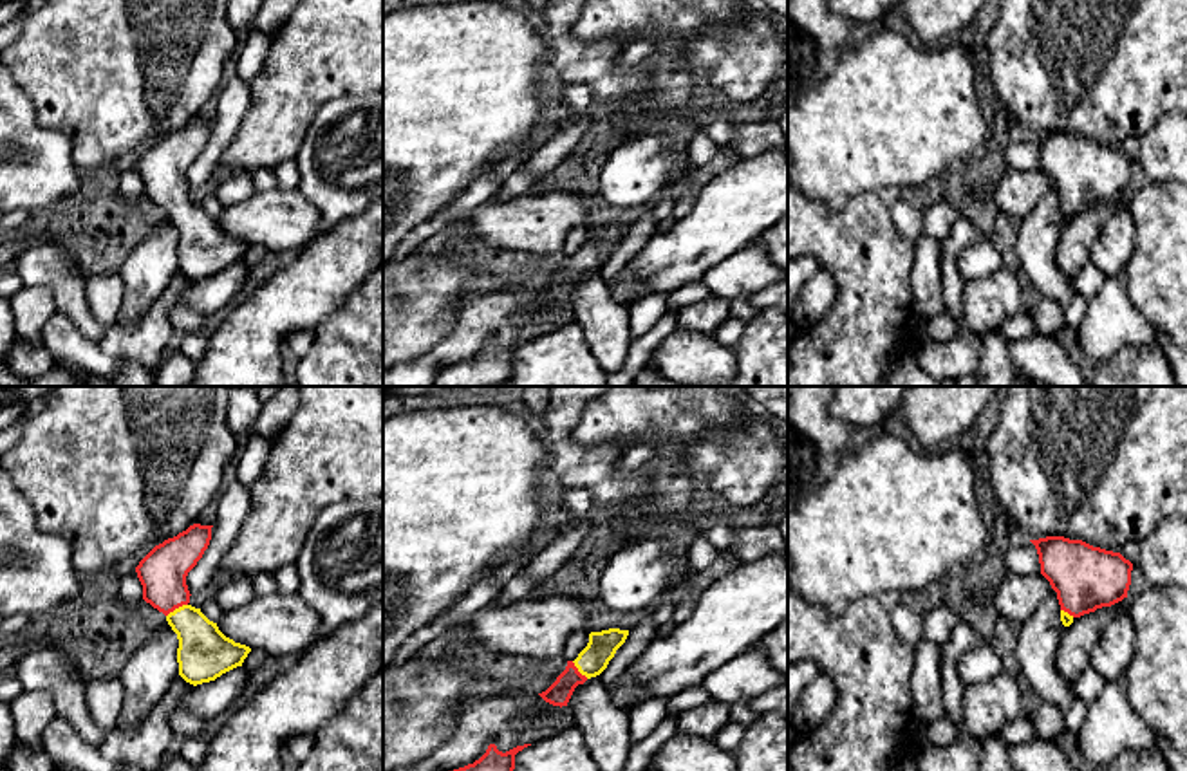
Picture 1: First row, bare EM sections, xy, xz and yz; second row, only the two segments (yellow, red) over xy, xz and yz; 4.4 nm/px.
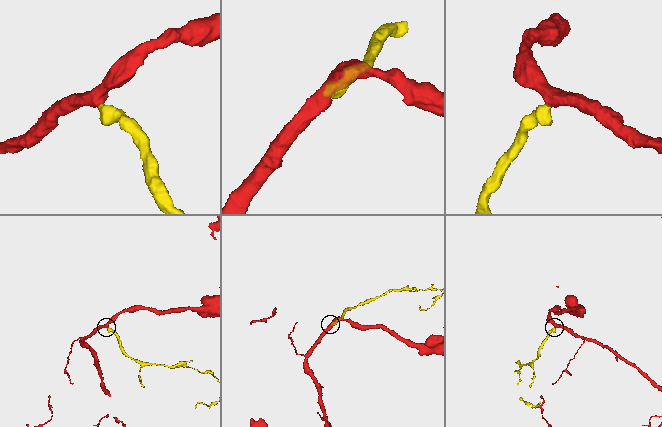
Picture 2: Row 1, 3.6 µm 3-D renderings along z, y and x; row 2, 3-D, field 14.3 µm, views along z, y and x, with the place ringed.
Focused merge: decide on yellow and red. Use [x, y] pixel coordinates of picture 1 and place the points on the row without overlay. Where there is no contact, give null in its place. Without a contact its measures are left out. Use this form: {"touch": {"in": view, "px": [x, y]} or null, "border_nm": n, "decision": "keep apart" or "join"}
{"touch": {"in": "xy", "px": [176, 204]}, "border_nm": 110, "decision": "join"}

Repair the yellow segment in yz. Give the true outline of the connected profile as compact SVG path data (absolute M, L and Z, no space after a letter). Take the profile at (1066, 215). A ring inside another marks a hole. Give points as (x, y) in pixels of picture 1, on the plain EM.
M1064 132L1030 137L1037 144L1041 170L1057 188L1064 222L1075 213L1127 193L1133 159L1120 148Z

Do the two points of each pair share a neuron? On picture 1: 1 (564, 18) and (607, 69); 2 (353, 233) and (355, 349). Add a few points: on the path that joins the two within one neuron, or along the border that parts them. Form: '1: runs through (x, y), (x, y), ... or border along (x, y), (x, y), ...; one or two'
1: runs through (564, 33), (593, 64); one
2: border along (364, 278), (322, 320); two

